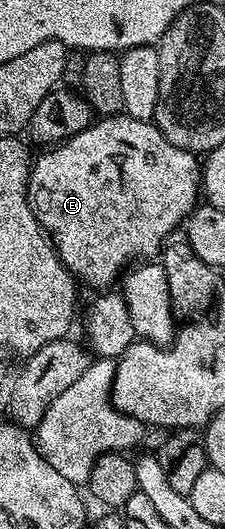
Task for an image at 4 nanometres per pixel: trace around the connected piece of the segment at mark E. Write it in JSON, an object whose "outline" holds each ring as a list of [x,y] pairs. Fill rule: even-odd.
{"outline":[[[124,113],[106,115],[90,122],[87,129],[75,133],[70,139],[65,139],[62,143],[50,146],[42,151],[45,152],[38,159],[36,156],[29,168],[27,201],[31,205],[31,213],[35,213],[37,222],[51,236],[57,255],[61,259],[61,264],[68,269],[69,274],[73,276],[78,284],[86,283],[89,287],[101,287],[97,289],[112,288],[114,286],[113,282],[116,284],[130,265],[136,264],[138,261],[149,261],[154,257],[160,256],[161,248],[167,236],[184,224],[190,213],[193,212],[193,208],[198,206],[199,196],[202,194],[202,164],[199,162],[198,156],[187,149],[179,149],[175,145],[171,145],[171,141],[167,141],[167,137],[163,137],[163,133],[156,123],[148,119],[136,119]]]}

